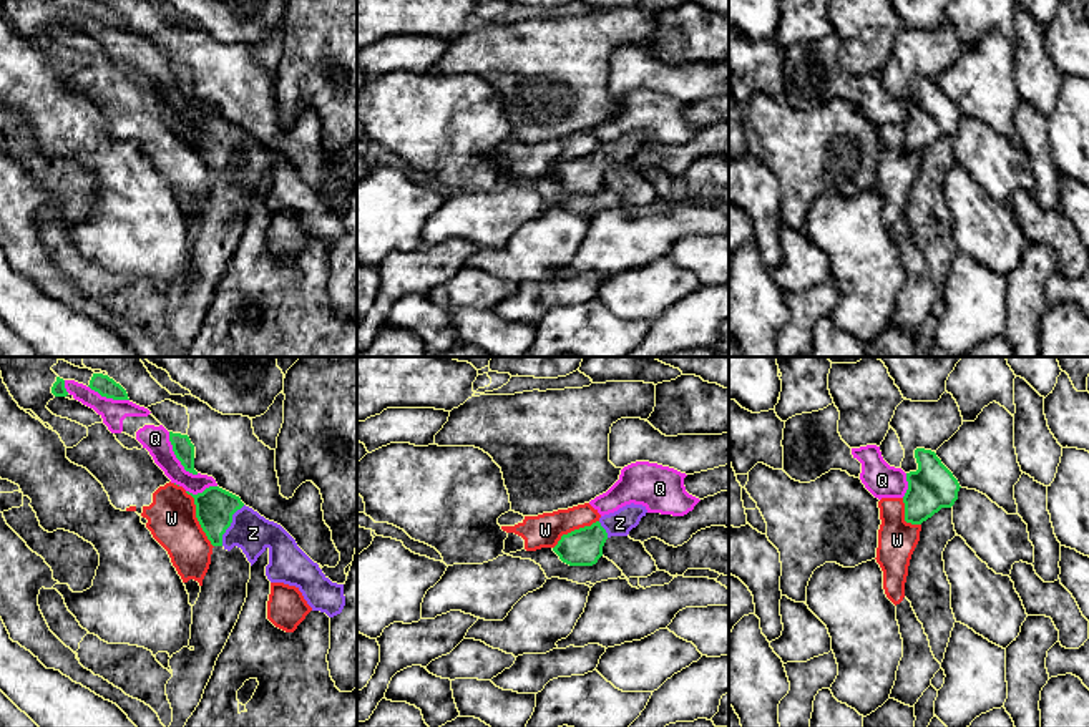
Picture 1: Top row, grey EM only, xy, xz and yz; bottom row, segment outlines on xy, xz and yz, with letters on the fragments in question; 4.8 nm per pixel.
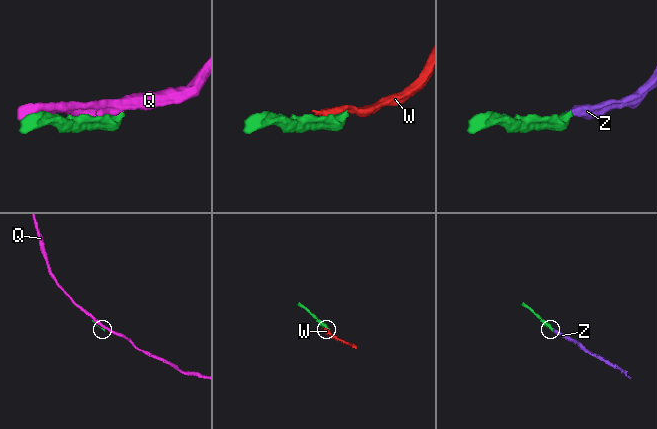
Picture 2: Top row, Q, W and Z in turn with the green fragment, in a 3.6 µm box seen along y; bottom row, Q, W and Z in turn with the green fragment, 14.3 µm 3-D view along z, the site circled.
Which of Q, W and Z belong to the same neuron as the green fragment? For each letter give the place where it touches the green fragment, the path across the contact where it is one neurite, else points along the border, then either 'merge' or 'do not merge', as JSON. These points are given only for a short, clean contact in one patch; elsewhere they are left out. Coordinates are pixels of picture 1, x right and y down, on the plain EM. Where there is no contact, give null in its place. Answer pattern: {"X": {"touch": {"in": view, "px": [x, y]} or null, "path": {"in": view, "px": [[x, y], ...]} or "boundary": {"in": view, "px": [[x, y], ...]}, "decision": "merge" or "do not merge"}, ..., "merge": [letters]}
{"Q": {"touch": {"in": "xy", "px": [176, 85]}, "decision": "do not merge"}, "W": {"touch": {"in": "xy", "px": [196, 145]}, "boundary": {"in": "xy", "px": [[185, 120], [193, 126], [195, 145], [213, 175]]}, "decision": "do not merge"}, "Z": {"touch": {"in": "xy", "px": [229, 153]}, "path": {"in": "xy", "px": [[214, 135], [229, 153], [239, 153], [253, 161]]}, "decision": "merge"}, "merge": ["Z"]}

